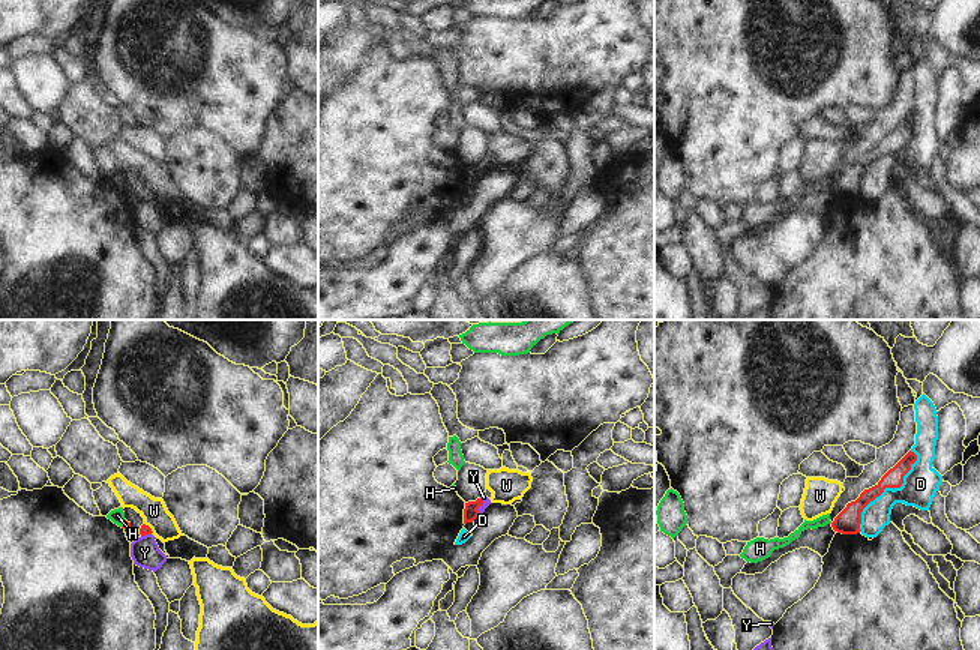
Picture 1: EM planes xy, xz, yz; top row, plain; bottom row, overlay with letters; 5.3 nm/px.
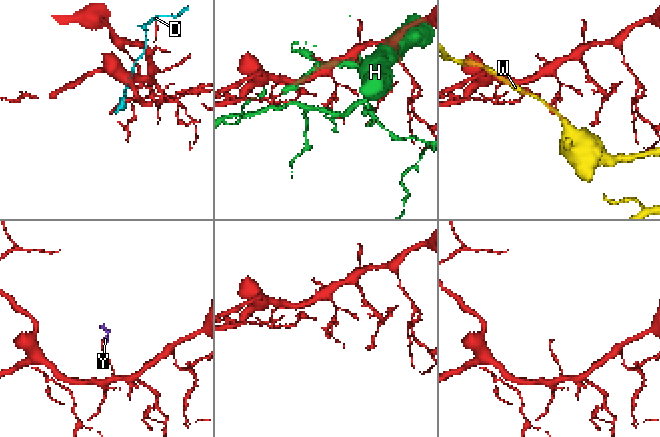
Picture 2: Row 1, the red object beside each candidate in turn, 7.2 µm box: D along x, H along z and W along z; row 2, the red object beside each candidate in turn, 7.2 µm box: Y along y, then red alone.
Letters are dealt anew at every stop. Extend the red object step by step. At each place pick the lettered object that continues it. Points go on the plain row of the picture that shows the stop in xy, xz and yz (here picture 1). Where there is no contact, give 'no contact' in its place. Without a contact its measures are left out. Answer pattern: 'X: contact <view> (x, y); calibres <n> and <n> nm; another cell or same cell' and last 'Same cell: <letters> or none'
D: contact yz (889, 150); calibres 100 and 190 nm; another cell
H: contact xy (123, 188); calibres 40 and 80 nm; another cell
W: contact xy (149, 191); calibres 50 and 140 nm; another cell
Y: contact xz (480, 168); calibres 80 and 40 nm; another cell
Same cell: none

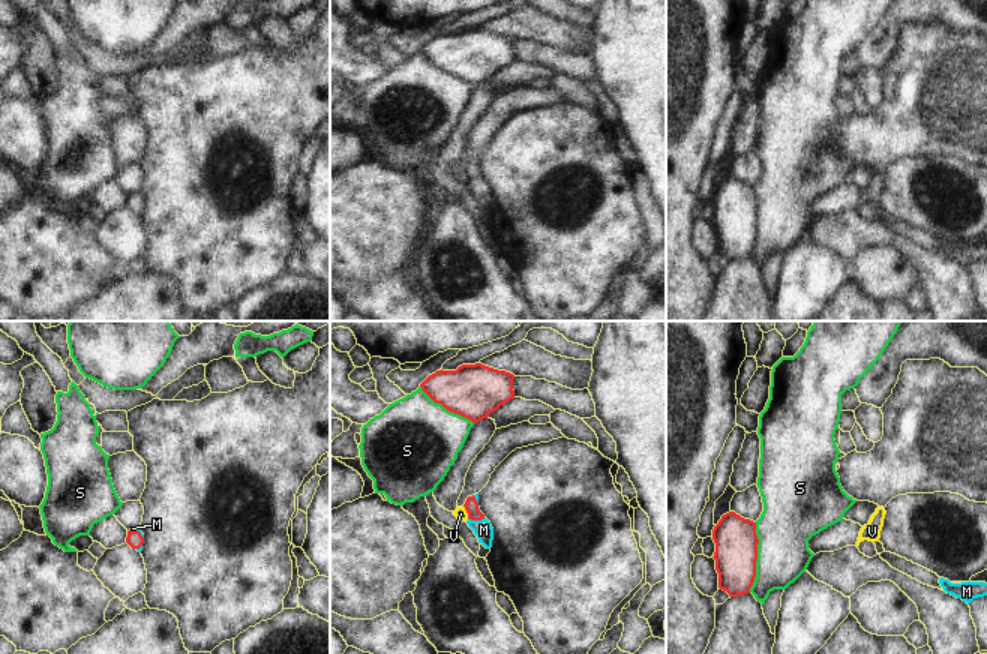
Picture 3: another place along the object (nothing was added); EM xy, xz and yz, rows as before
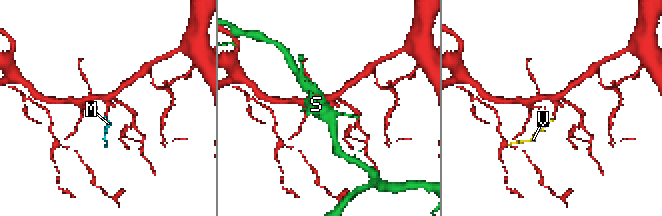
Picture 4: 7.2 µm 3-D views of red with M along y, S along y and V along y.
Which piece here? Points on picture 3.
M: contact xz (476, 183); calibres 80 and 100 nm; same cell
S: contact yz (756, 221); calibres 220 and 300 nm; another cell
V: contact xz (467, 176); calibres 80 and 70 nm; another cell
Same cell: M

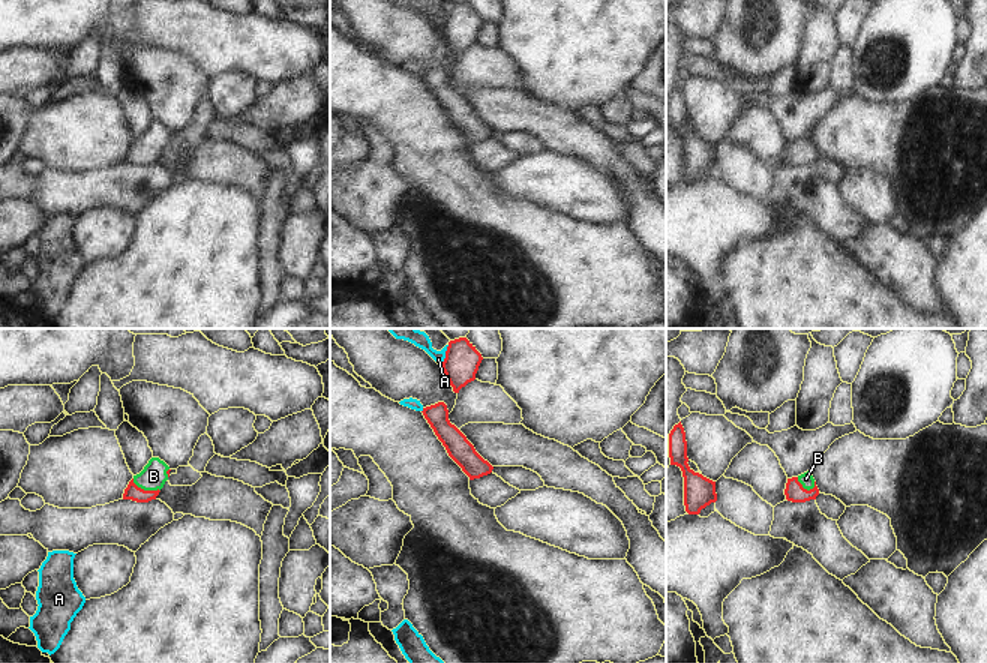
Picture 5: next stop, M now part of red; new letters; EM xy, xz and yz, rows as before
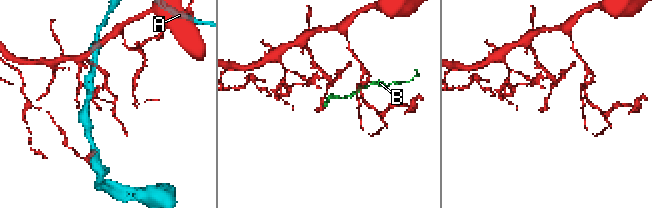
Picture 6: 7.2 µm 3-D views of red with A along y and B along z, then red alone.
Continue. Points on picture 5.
A: contact xz (446, 18); calibres 190 and 70 nm; another cell
B: contact xy (146, 155); calibres 80 and 140 nm; same cell
Same cell: B

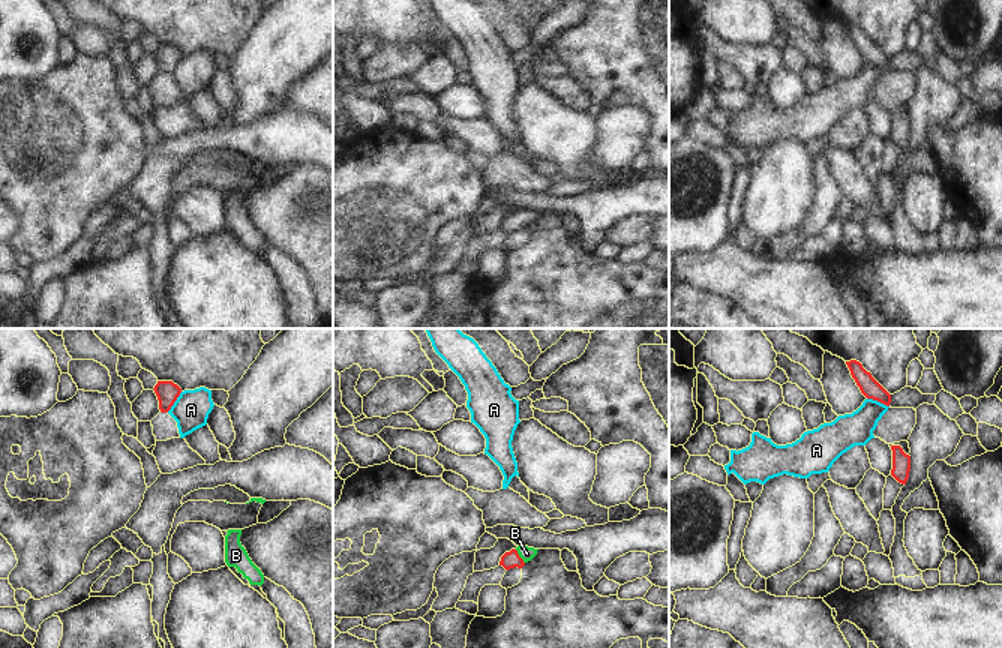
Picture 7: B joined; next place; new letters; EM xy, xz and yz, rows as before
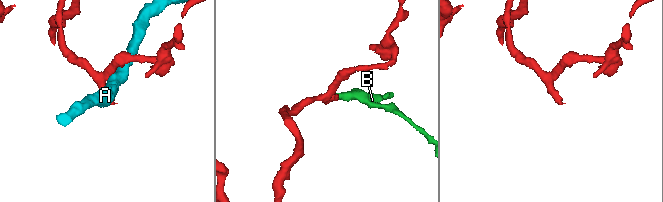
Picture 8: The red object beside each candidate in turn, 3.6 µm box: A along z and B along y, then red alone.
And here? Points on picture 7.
A: contact yz (878, 65); calibres 100 and 180 nm; another cell
B: contact xz (519, 221); calibres 90 and 80 nm; same cell
Same cell: B

